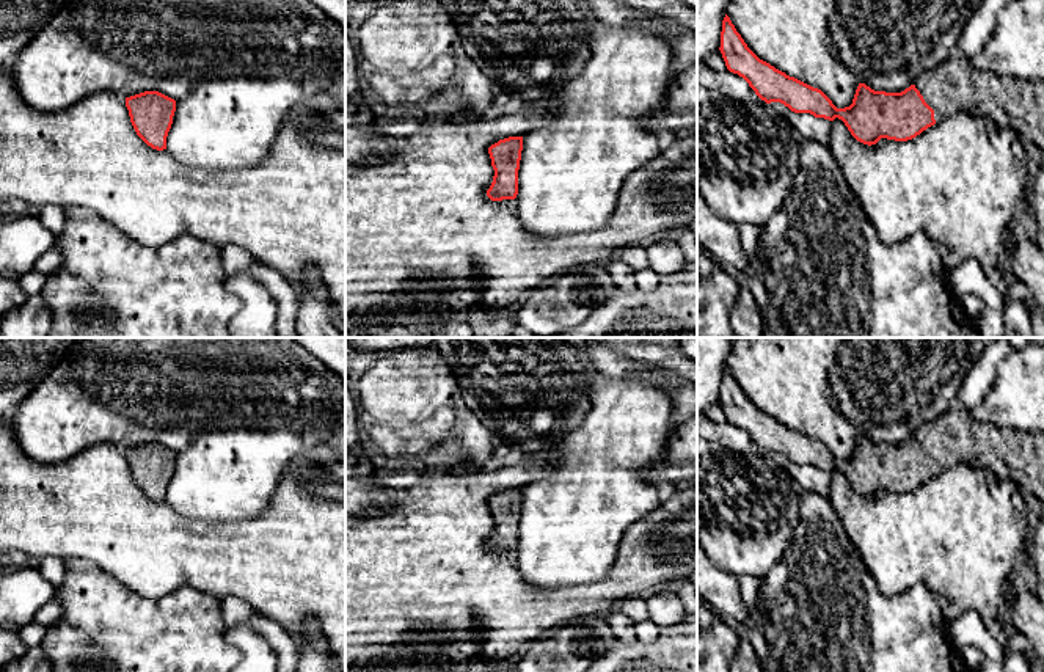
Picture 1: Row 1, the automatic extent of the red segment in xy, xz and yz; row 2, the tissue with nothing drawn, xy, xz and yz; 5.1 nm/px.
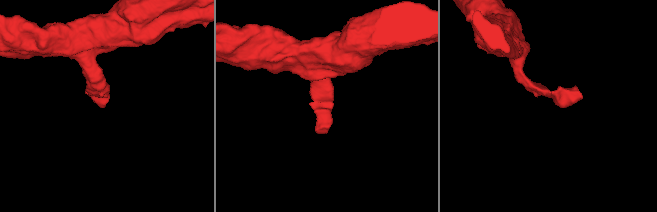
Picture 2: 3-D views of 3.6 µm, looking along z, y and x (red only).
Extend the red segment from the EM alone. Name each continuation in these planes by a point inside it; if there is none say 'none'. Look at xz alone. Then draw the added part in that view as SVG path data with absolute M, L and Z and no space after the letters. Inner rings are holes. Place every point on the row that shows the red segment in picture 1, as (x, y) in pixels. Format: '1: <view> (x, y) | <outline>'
none

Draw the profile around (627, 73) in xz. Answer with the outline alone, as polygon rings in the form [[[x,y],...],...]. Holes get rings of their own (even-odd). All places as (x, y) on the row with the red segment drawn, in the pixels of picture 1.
[[[595,20],[590,30],[590,57],[582,71],[548,94],[554,105],[545,113],[551,122],[523,135],[518,170],[518,217],[524,229],[538,239],[597,231],[612,215],[625,179],[659,155],[658,137],[642,126],[642,116],[661,108],[672,50],[667,38],[636,27],[609,27]]]

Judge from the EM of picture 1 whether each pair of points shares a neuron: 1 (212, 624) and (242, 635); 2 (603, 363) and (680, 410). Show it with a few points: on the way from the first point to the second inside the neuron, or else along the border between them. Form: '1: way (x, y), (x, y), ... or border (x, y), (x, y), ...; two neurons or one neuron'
1: border (226, 627), (225, 638), (242, 655); two neurons
2: way (627, 368), (663, 377), (672, 387); one neuron

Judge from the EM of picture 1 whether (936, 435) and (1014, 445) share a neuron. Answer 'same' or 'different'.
same

